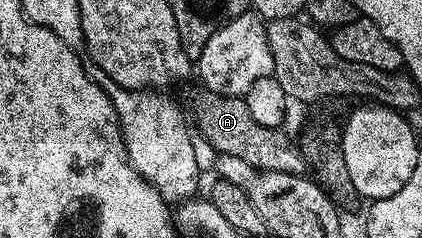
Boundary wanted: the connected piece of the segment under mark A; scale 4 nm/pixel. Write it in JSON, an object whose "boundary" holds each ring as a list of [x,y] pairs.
{"boundary":[[[205,92],[204,97],[196,101],[196,125],[200,133],[216,148],[217,154],[225,153],[242,159],[246,167],[253,165],[256,171],[278,171],[279,173],[305,172],[304,156],[300,154],[300,146],[283,133],[283,128],[263,126],[252,115],[243,96],[220,97],[218,94]]]}

